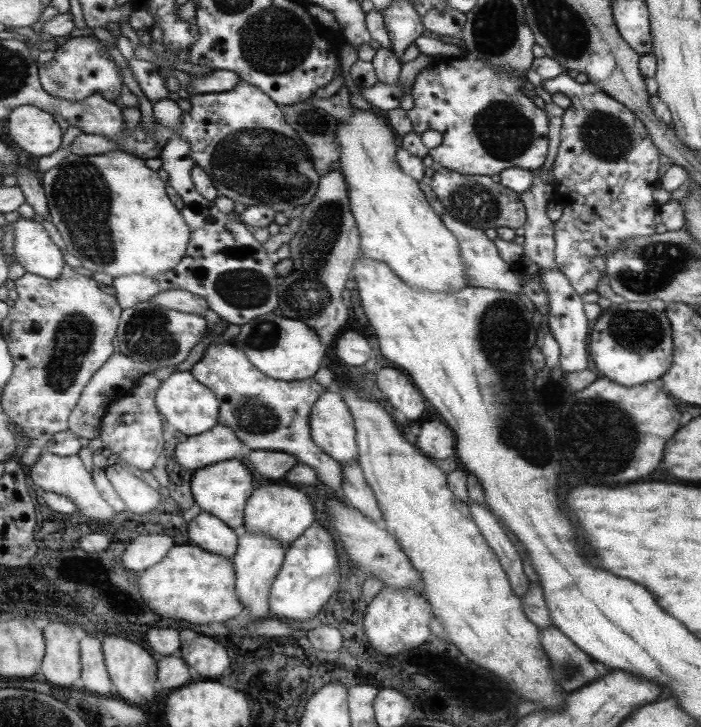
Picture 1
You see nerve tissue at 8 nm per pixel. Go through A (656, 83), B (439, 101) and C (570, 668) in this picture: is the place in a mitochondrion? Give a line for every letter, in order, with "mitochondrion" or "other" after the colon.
A: other
B: other
C: mitochondrion

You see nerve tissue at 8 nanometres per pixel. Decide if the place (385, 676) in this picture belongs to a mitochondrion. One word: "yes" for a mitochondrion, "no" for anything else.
no

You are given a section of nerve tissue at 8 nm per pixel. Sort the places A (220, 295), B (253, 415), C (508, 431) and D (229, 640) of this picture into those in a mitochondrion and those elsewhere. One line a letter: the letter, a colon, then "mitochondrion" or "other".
A: mitochondrion
B: mitochondrion
C: other
D: other

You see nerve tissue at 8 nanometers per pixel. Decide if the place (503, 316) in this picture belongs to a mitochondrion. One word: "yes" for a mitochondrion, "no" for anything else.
yes

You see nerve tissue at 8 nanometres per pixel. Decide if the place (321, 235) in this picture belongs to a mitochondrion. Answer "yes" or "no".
yes

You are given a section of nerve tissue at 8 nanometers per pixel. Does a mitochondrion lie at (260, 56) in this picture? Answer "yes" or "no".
yes

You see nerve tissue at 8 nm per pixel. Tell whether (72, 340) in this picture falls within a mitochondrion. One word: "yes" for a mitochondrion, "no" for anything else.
yes

